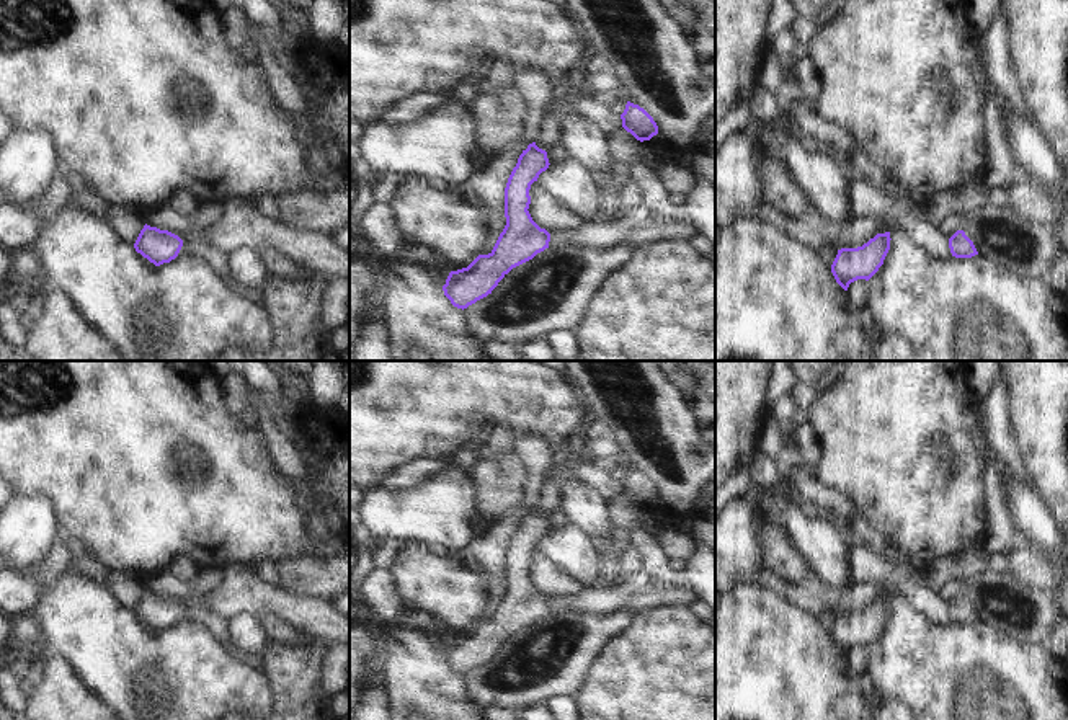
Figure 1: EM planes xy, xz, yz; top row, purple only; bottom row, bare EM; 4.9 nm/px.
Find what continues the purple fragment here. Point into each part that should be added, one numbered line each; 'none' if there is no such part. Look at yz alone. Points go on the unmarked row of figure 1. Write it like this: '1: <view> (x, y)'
none.

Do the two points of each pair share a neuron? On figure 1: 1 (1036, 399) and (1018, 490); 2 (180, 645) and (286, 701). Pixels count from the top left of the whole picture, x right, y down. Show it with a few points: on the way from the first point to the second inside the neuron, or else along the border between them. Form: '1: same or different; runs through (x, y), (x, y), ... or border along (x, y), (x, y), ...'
1: different; border along (1031, 485), (1050, 513)
2: different; border along (271, 699), (273, 702)

